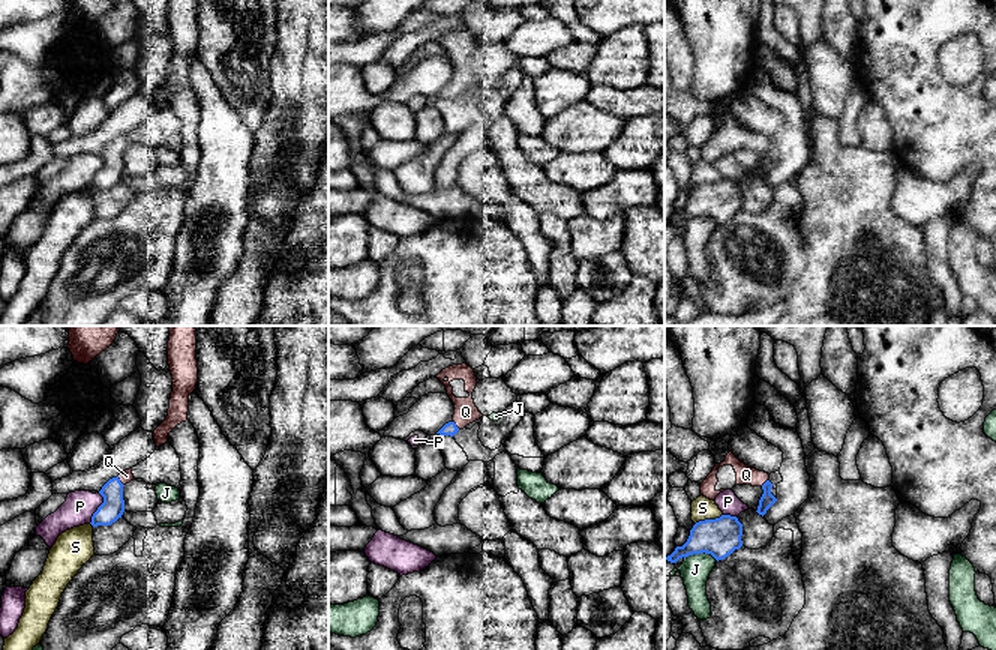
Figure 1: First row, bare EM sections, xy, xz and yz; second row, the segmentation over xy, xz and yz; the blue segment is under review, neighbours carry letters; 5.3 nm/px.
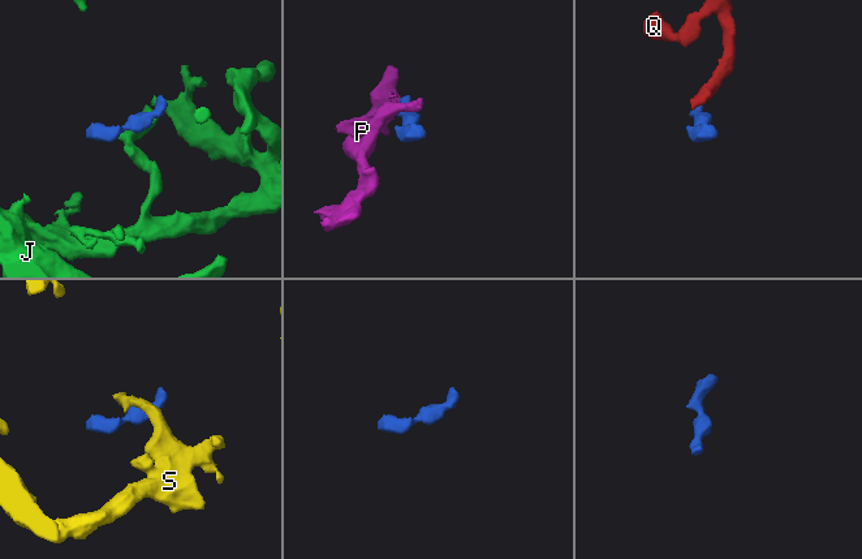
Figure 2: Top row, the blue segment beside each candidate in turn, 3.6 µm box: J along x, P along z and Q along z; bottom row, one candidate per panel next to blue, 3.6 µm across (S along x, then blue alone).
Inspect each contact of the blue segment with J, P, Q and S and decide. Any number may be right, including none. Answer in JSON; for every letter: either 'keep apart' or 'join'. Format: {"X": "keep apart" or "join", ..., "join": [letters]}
{"J": "keep apart", "P": "keep apart", "Q": "join", "S": "keep apart", "join": ["Q"]}

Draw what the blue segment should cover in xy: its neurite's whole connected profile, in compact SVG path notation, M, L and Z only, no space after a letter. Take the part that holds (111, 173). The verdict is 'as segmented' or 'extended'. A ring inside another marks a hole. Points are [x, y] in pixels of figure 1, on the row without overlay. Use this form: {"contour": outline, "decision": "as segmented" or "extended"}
{"contour": "M132 132L122 135L117 141L110 143L99 158L104 161L104 167L92 180L92 189L111 189L124 176L123 150L135 144Z", "decision": "extended"}

